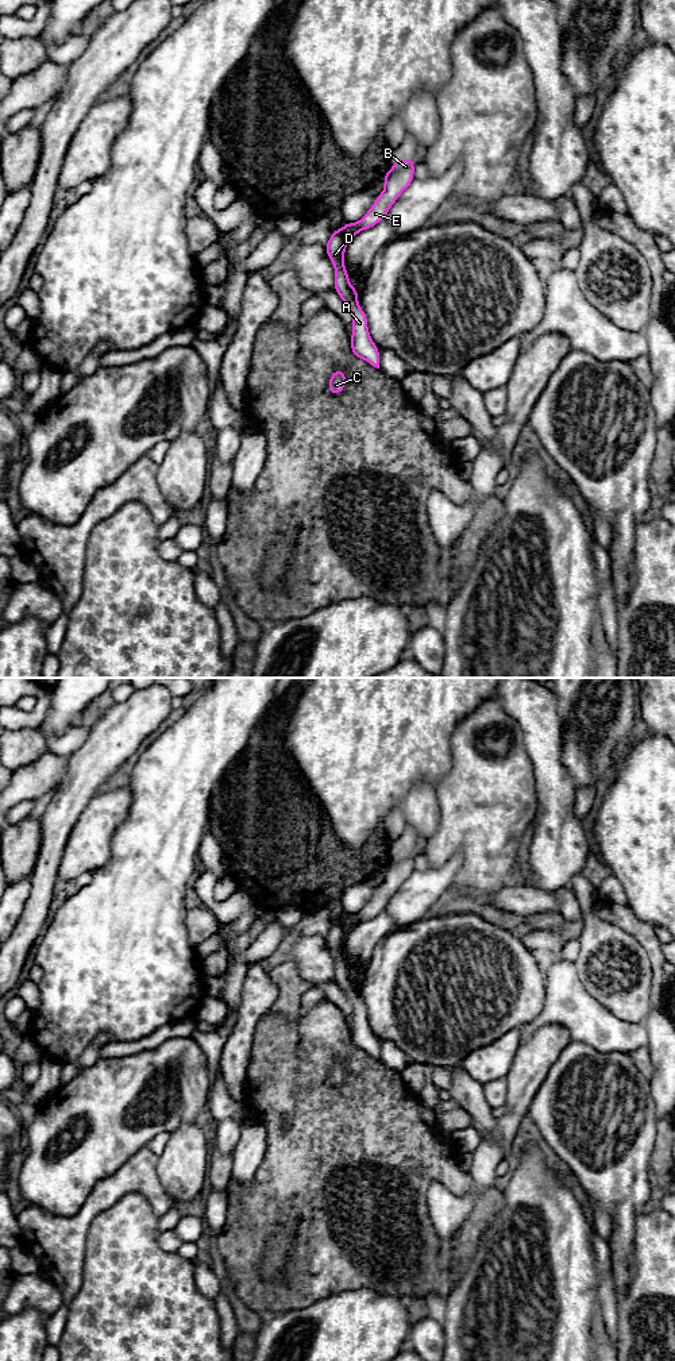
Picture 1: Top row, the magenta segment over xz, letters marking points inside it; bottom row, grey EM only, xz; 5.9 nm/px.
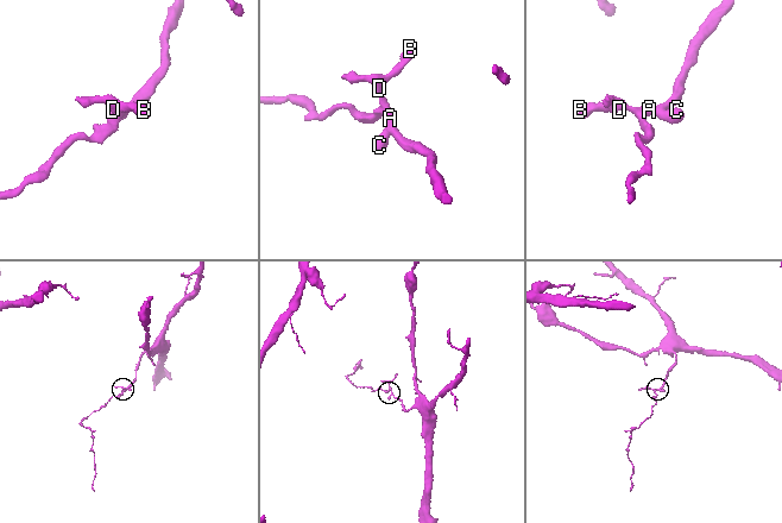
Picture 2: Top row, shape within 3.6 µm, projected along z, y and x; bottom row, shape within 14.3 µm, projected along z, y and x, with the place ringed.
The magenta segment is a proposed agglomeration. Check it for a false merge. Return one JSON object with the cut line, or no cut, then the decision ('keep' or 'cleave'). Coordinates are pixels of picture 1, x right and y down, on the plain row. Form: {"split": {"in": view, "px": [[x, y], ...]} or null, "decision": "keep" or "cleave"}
{"split": null, "decision": "keep"}

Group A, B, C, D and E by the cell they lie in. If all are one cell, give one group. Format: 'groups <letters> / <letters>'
groups A B C D E

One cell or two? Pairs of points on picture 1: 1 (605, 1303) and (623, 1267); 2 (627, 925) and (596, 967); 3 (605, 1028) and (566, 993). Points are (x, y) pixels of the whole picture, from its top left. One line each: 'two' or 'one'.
1: two
2: two
3: one

